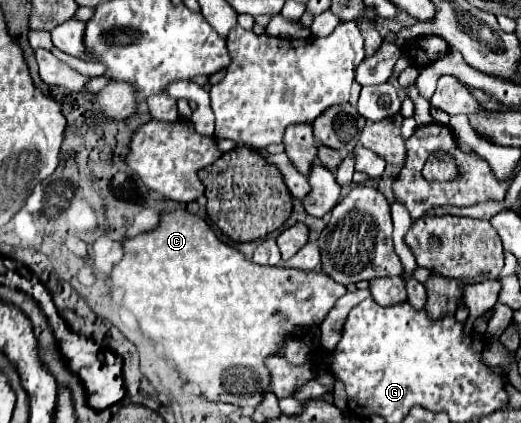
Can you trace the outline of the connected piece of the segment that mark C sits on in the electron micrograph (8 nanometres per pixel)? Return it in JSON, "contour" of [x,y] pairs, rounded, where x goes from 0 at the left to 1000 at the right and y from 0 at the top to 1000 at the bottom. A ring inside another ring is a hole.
{"contour":[[[336,496],[324,506],[309,506],[305,530],[274,553],[251,558],[244,567],[232,572],[236,577],[236,610],[232,619],[225,619],[209,648],[209,671],[213,681],[232,676],[236,681],[236,700],[232,700],[232,728],[244,728],[259,742],[267,775],[274,785],[274,794],[282,804],[290,804],[298,813],[298,823],[324,851],[336,861],[336,875],[355,889],[359,903],[374,908],[382,917],[382,927],[405,946],[405,950],[440,950],[440,955],[459,955],[459,960],[493,960],[501,950],[505,927],[516,922],[516,879],[505,861],[509,842],[539,827],[543,818],[543,794],[547,790],[566,790],[570,775],[582,771],[612,771],[620,761],[620,752],[628,747],[628,738],[639,728],[639,719],[666,690],[666,681],[643,662],[635,662],[631,652],[620,652],[620,643],[574,643],[566,634],[543,634],[543,629],[493,629],[486,619],[478,619],[459,591],[451,591],[447,582],[432,577],[424,563],[417,563],[417,553],[405,544],[405,534],[386,520],[382,511],[359,501],[359,496]]]}

